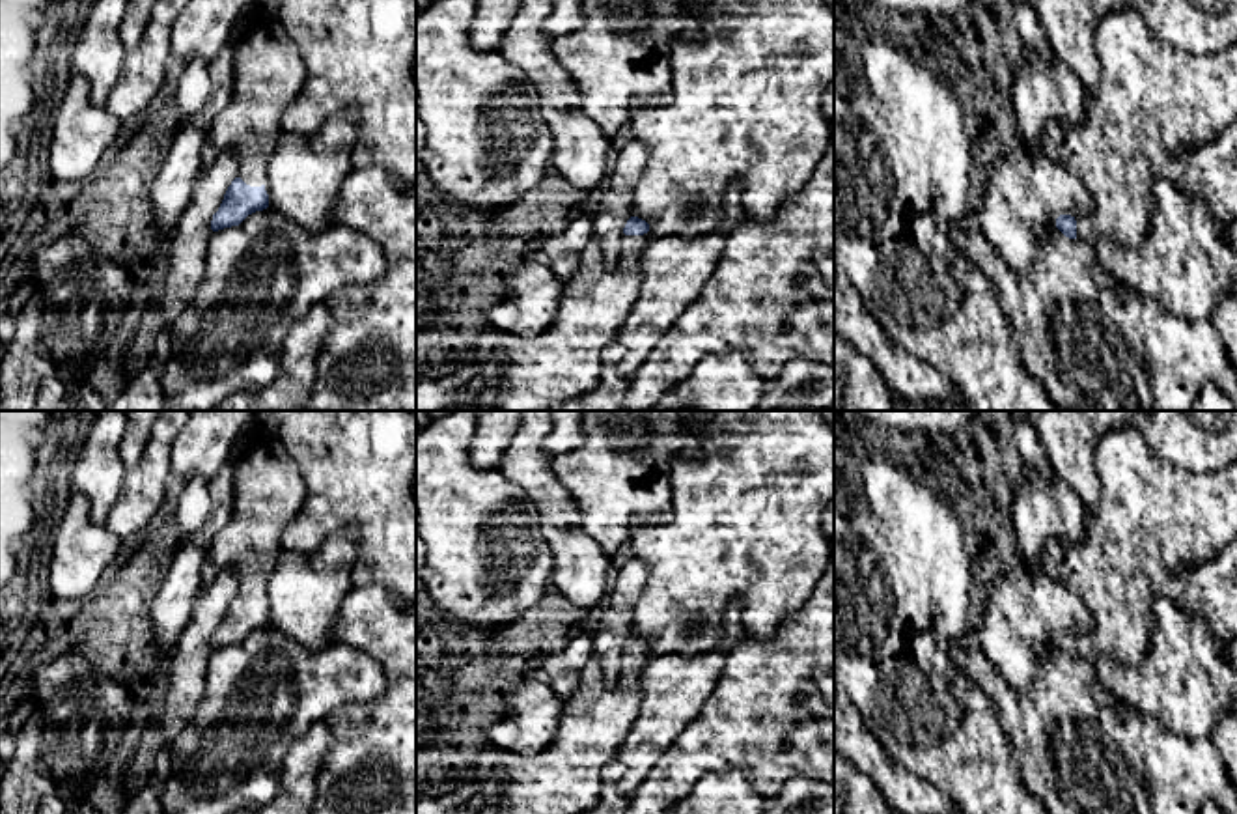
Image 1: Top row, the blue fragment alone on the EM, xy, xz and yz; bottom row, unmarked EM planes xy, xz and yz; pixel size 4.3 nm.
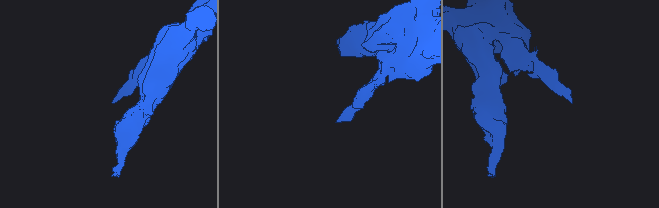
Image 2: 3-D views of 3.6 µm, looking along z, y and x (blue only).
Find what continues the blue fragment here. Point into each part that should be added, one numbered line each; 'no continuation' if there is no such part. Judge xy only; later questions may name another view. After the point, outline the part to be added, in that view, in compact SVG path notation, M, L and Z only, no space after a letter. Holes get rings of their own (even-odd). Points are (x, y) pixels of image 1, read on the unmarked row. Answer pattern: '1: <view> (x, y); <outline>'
no continuation

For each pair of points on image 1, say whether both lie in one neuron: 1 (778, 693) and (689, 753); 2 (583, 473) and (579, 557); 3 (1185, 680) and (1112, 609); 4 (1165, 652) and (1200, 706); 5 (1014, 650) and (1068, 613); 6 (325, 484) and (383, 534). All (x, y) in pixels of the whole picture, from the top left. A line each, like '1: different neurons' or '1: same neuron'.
1: same neuron
2: different neurons
3: different neurons
4: same neuron
5: same neuron
6: same neuron

